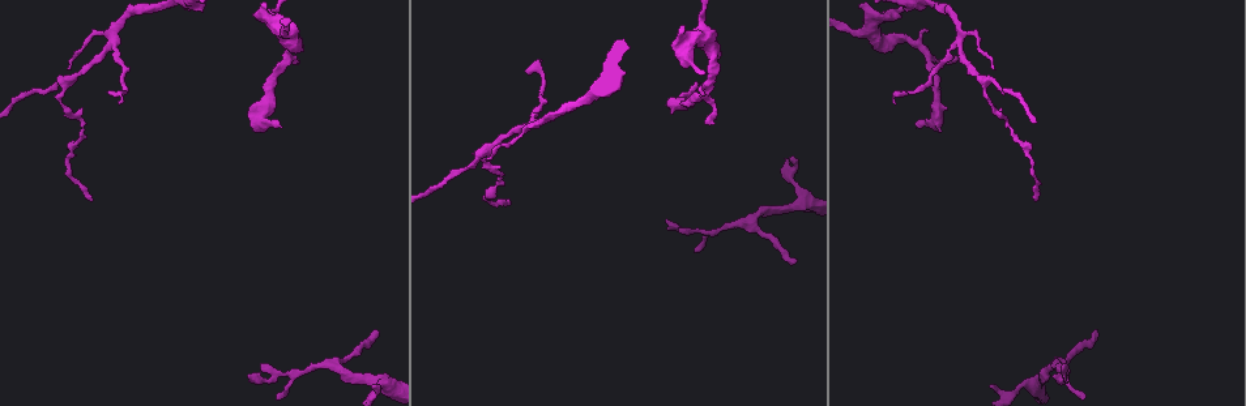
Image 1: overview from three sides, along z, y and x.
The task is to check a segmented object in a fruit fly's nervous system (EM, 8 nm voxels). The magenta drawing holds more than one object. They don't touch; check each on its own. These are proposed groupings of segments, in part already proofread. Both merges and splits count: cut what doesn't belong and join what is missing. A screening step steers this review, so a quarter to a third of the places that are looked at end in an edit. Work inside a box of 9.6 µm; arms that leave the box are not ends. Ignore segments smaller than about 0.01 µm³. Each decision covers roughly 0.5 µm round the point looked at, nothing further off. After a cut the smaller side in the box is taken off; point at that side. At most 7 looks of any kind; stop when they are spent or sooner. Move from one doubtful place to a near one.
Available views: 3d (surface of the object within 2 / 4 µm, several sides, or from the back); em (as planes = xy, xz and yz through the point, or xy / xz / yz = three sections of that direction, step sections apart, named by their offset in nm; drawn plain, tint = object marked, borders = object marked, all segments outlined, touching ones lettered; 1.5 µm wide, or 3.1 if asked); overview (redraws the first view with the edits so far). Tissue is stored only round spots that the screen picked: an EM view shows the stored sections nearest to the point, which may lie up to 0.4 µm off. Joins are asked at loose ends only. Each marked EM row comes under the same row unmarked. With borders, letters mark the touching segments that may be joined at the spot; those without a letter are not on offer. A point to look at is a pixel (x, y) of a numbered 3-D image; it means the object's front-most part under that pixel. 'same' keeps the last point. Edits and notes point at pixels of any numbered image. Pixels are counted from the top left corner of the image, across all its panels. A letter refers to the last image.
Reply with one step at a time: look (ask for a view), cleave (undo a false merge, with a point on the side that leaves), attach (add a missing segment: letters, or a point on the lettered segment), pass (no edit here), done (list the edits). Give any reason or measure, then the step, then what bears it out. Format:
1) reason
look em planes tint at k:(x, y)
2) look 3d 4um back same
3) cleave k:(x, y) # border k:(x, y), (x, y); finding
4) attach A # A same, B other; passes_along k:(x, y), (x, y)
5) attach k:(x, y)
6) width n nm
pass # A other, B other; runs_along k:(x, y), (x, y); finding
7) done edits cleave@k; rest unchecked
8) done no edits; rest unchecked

narrows sharply
look em planes tint at 1:(482, 148)

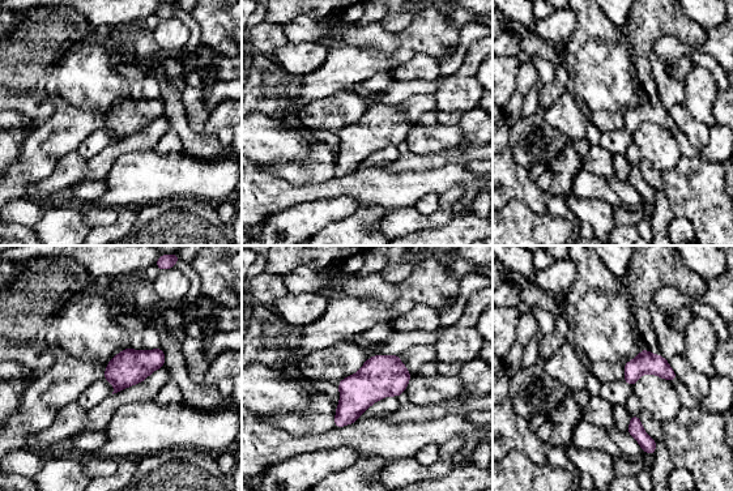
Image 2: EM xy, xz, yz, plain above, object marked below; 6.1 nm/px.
look em planes borders same

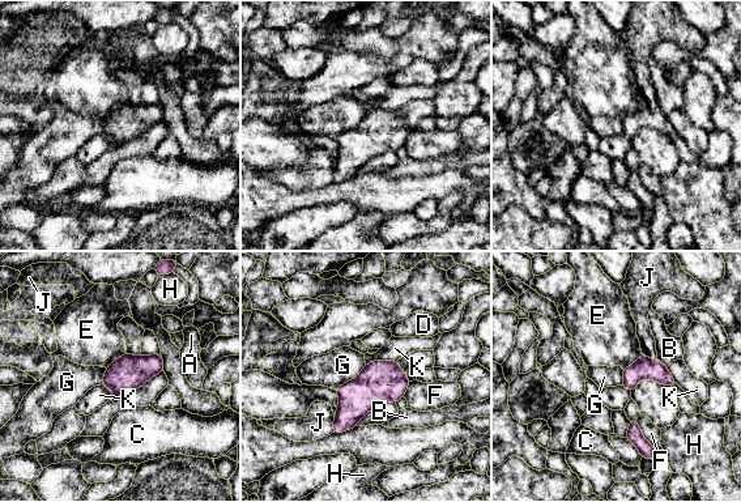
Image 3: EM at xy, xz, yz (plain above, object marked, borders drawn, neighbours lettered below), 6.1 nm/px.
pass # A other, B other, C other, D other, E other, F other, G other, H other, J other, K other; continuous, no second cell

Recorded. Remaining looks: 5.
branch stops here
look em planes tint at 1:(992, 386)

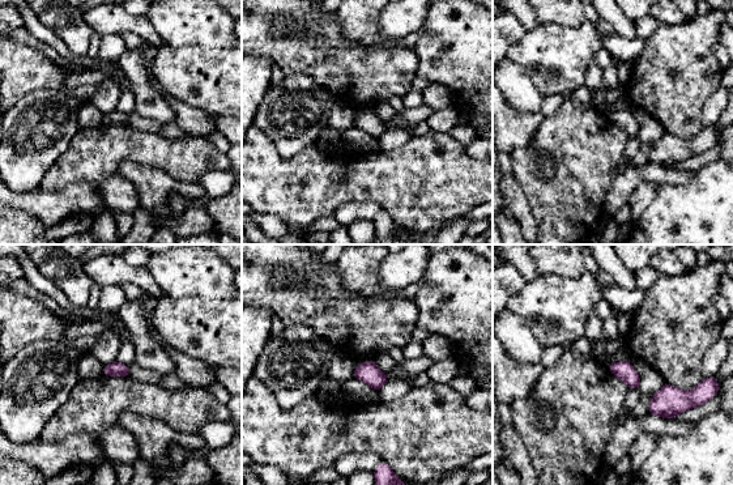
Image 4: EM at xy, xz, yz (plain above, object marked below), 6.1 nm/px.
look em planes borders same

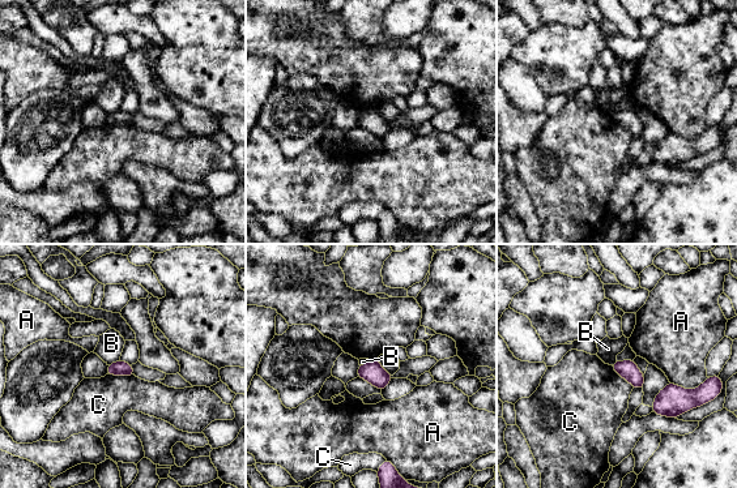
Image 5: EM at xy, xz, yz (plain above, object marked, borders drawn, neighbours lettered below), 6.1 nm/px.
longest_contact A 260 nm
pass # A other, B other, C other; border 5:(107, 373), (133, 376); no lettered segment goes on from it

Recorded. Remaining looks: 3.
an open end
look 3d 2um at 1:(795, 263)

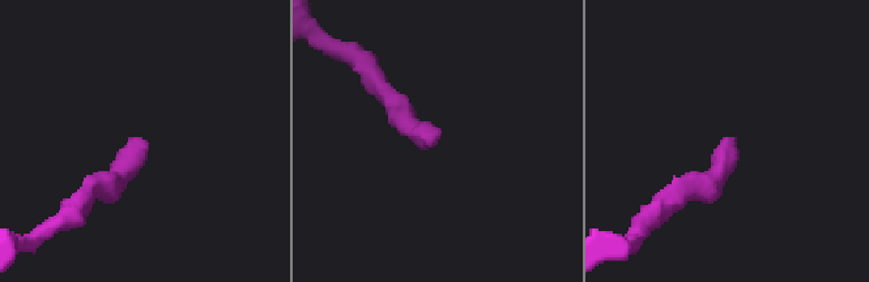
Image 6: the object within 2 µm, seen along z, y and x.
shape alone is not enough
look em yz step 8 borders at 6:(435, 144)

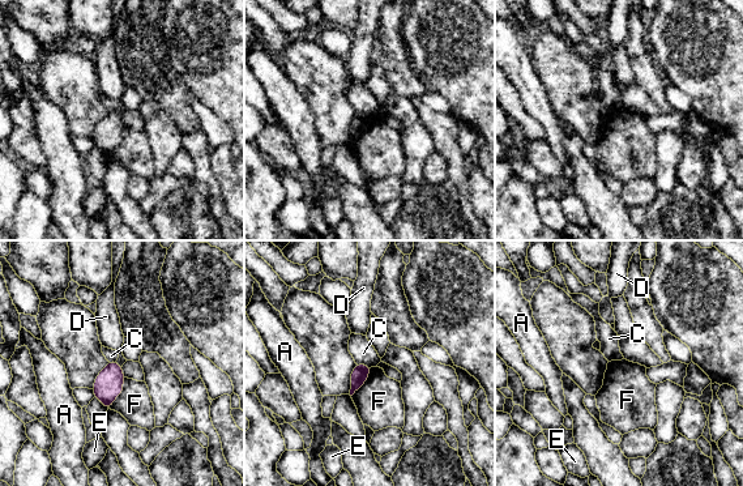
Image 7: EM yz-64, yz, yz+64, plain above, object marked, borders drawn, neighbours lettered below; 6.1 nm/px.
look em planes borders same

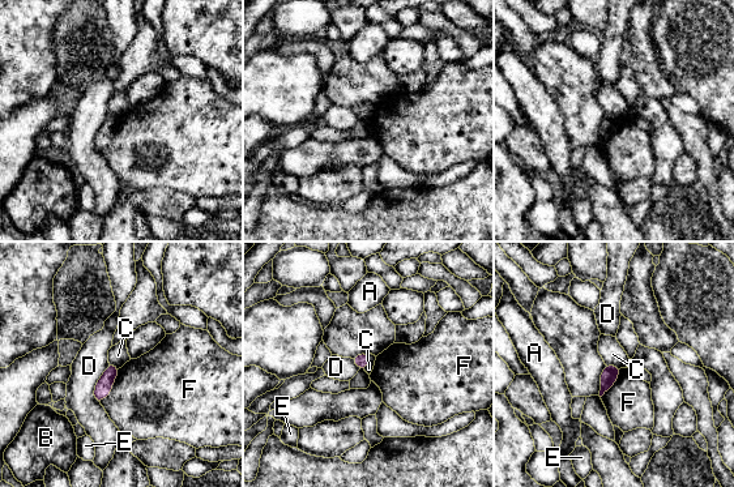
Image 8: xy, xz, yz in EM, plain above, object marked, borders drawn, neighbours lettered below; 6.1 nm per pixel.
longest_contact D 260 nm
pass # A other, B other, C other, D other, E other, F other; none of them fits

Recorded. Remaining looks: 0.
done no edits; rest unchecked

